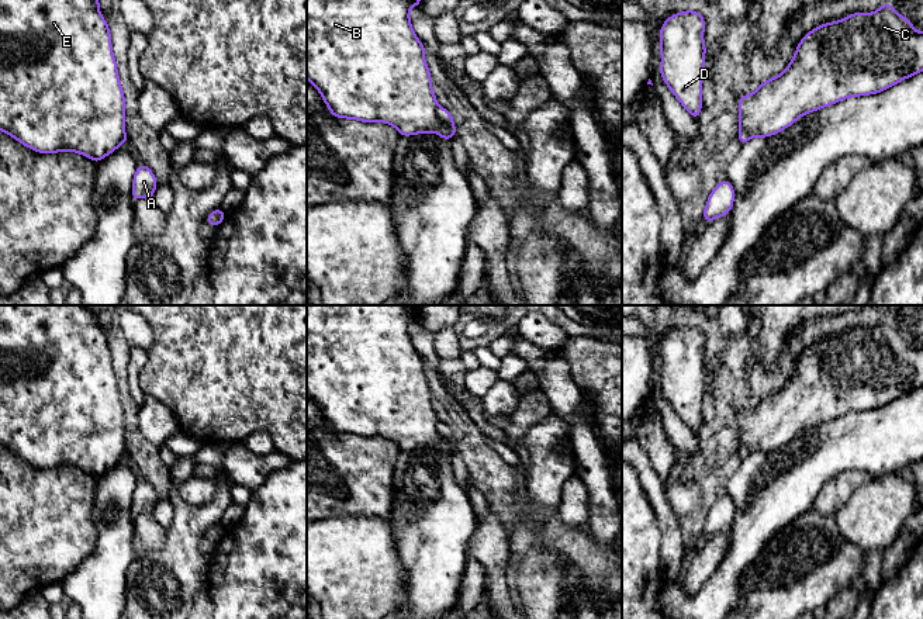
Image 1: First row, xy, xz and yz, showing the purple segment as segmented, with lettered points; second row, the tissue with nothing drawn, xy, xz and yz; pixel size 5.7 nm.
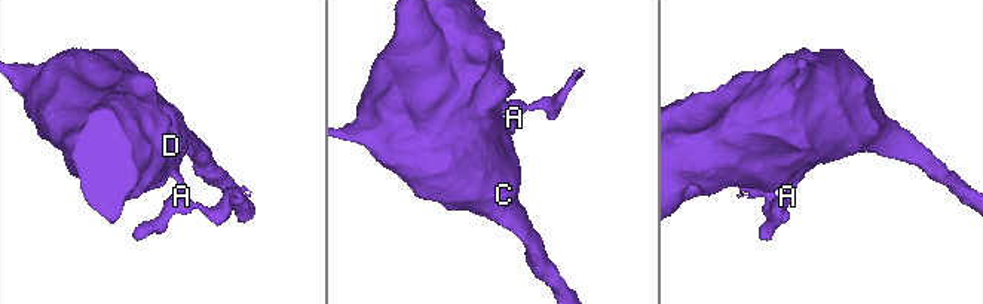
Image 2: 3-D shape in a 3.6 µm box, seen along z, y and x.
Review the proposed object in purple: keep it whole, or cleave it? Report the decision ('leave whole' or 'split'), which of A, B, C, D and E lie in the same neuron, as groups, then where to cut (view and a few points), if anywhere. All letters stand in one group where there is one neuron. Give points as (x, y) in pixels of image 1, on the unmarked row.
split; A / B C D E; cut in xz along (438, 421), (436, 429), (453, 450)

